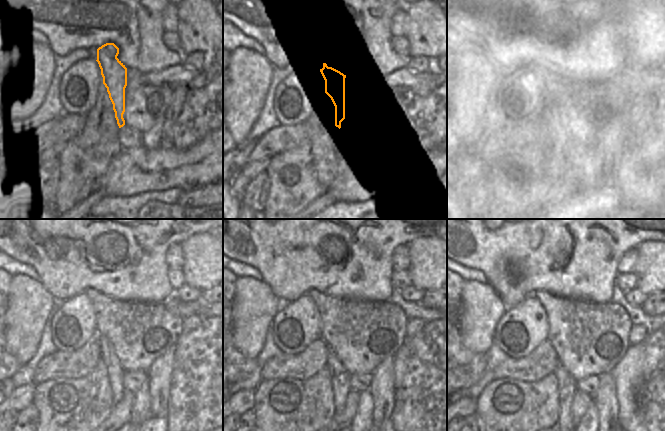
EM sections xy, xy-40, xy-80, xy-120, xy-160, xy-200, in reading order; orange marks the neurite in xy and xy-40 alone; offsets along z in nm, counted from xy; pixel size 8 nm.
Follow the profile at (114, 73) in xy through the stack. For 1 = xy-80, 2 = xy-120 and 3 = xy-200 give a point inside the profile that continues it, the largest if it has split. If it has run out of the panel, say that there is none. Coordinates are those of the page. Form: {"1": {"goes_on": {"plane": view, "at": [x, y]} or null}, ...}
{"1": {"goes_on": {"plane": "xy-80", "at": [557, 133]}}, "2": {"goes_on": {"plane": "xy-120", "at": [114, 369]}}, "3": {"goes_on": {"plane": "xy-200", "at": [567, 386]}}}

